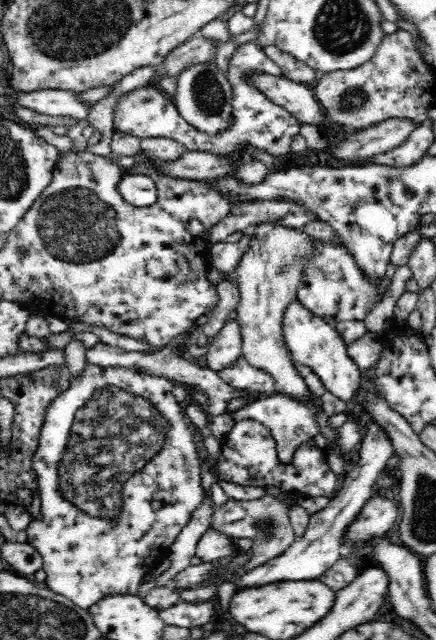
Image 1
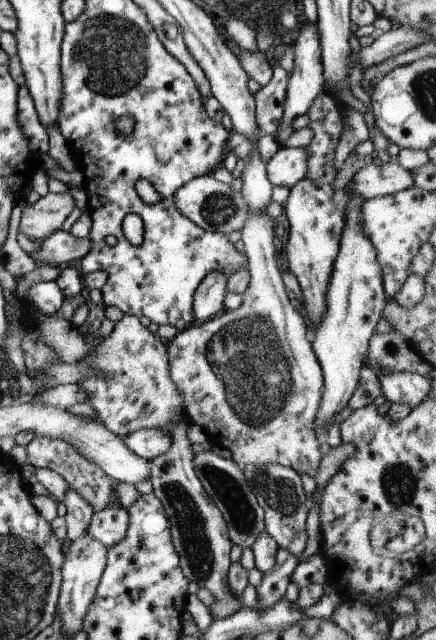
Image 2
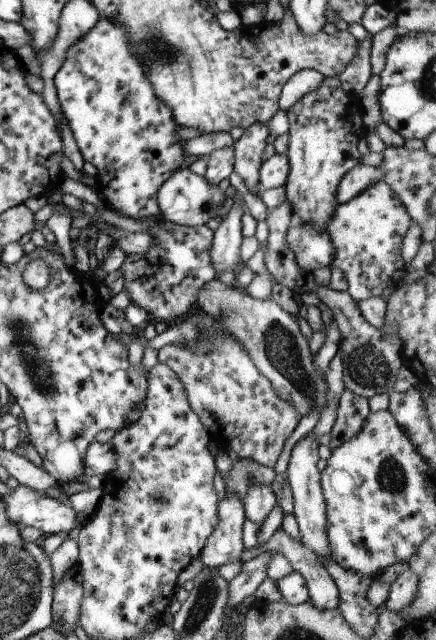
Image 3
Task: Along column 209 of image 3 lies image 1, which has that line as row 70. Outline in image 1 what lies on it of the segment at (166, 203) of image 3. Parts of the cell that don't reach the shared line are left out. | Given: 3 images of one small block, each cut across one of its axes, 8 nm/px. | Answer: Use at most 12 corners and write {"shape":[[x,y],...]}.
{"shape":[[216,63],[178,73],[172,102],[217,135],[231,123],[232,87]]}

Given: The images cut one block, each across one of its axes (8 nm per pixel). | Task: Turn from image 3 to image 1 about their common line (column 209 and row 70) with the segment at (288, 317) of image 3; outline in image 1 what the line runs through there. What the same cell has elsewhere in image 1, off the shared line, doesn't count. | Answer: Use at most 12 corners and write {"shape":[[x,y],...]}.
{"shape":[[276,46],[262,50],[291,81],[312,86],[316,70]]}

